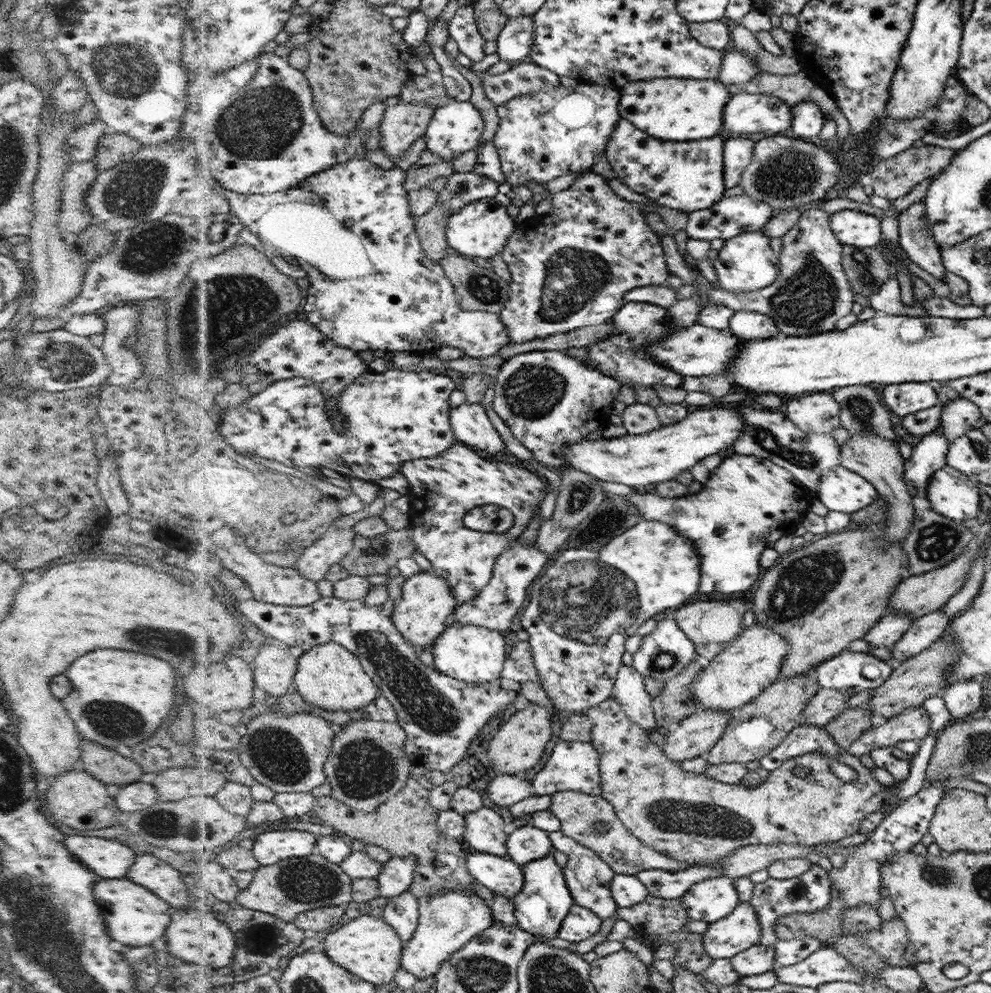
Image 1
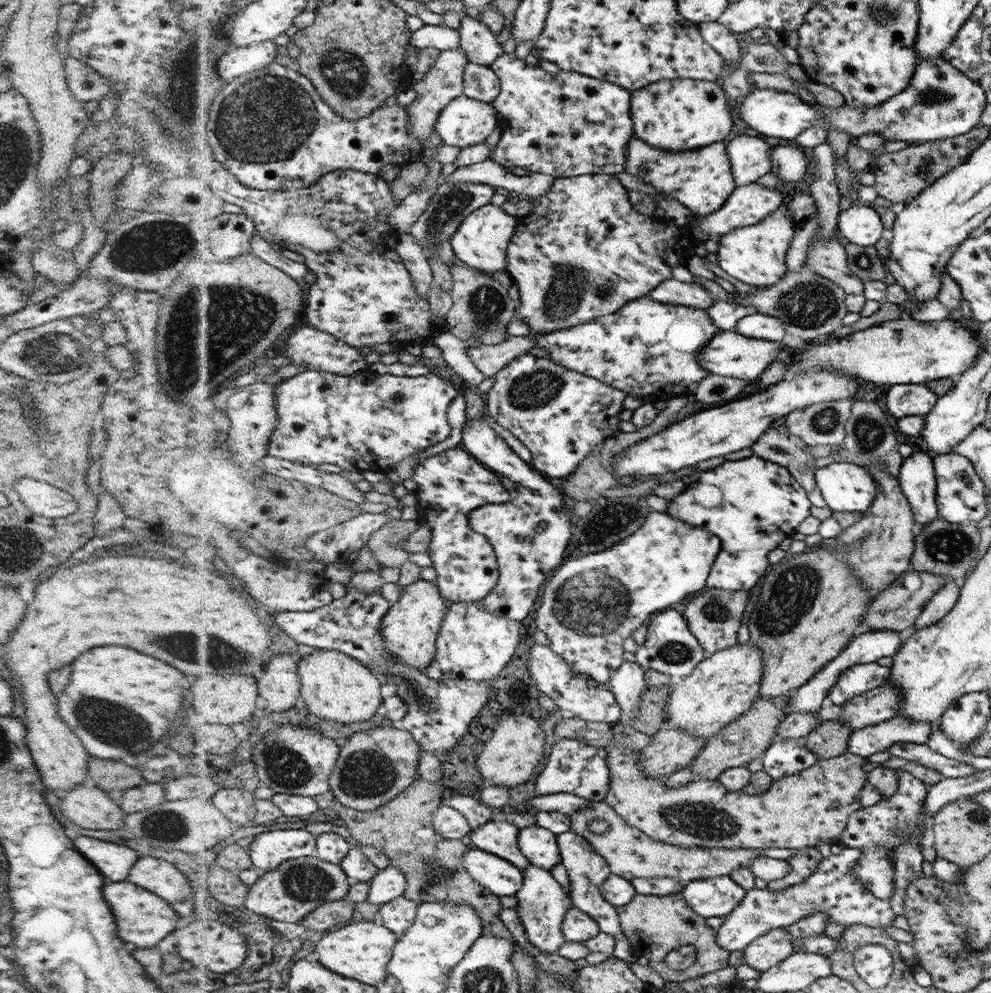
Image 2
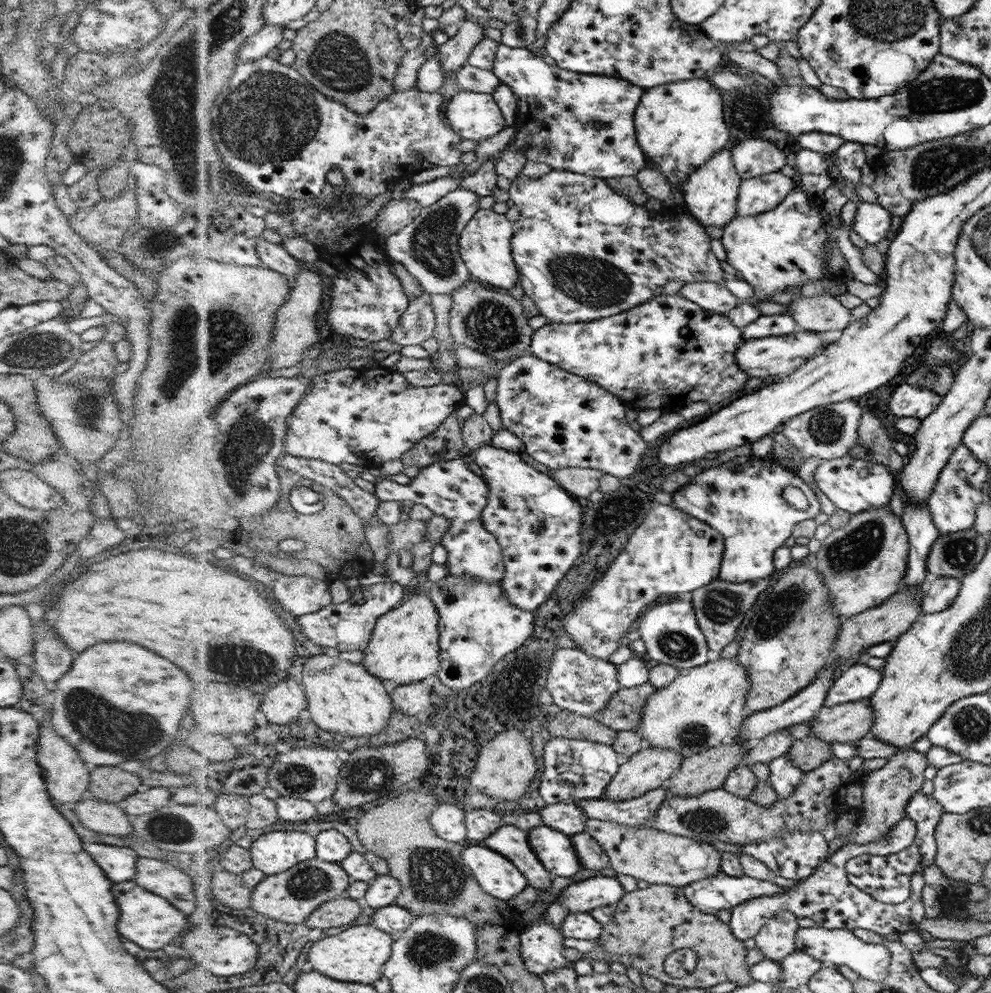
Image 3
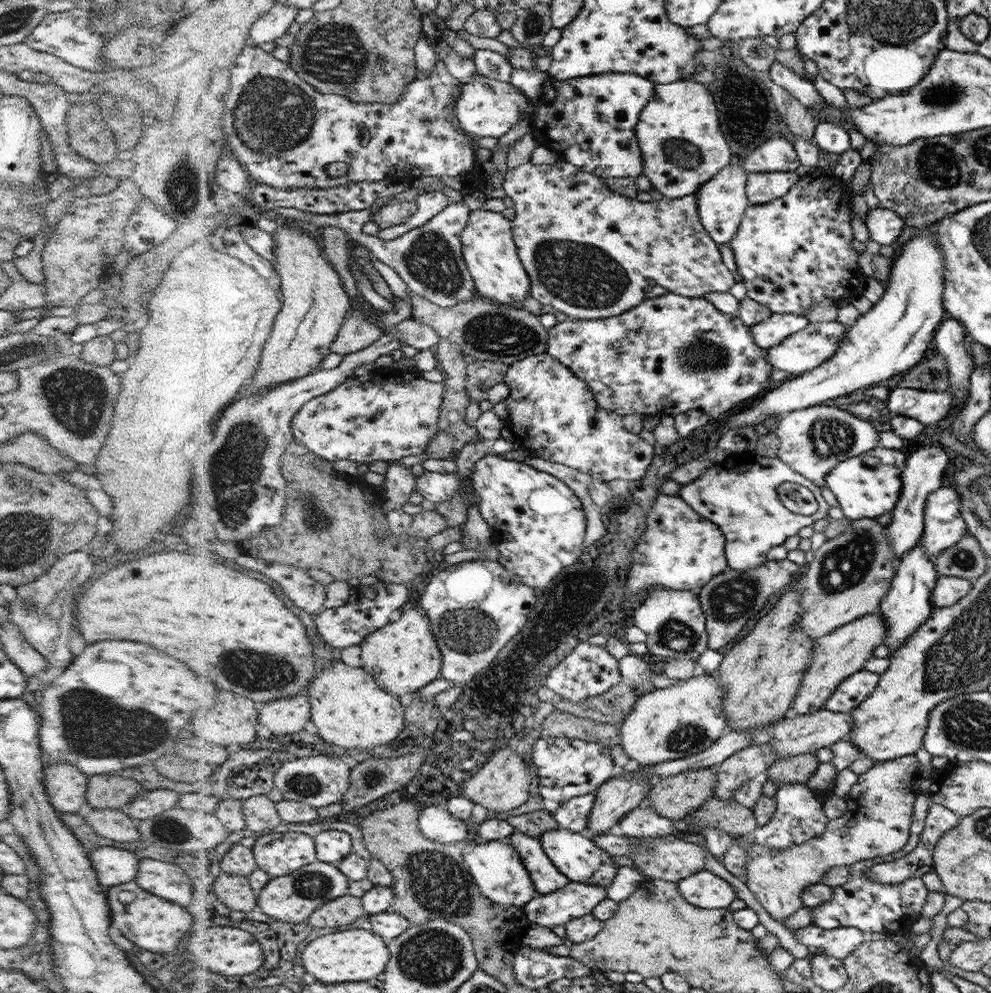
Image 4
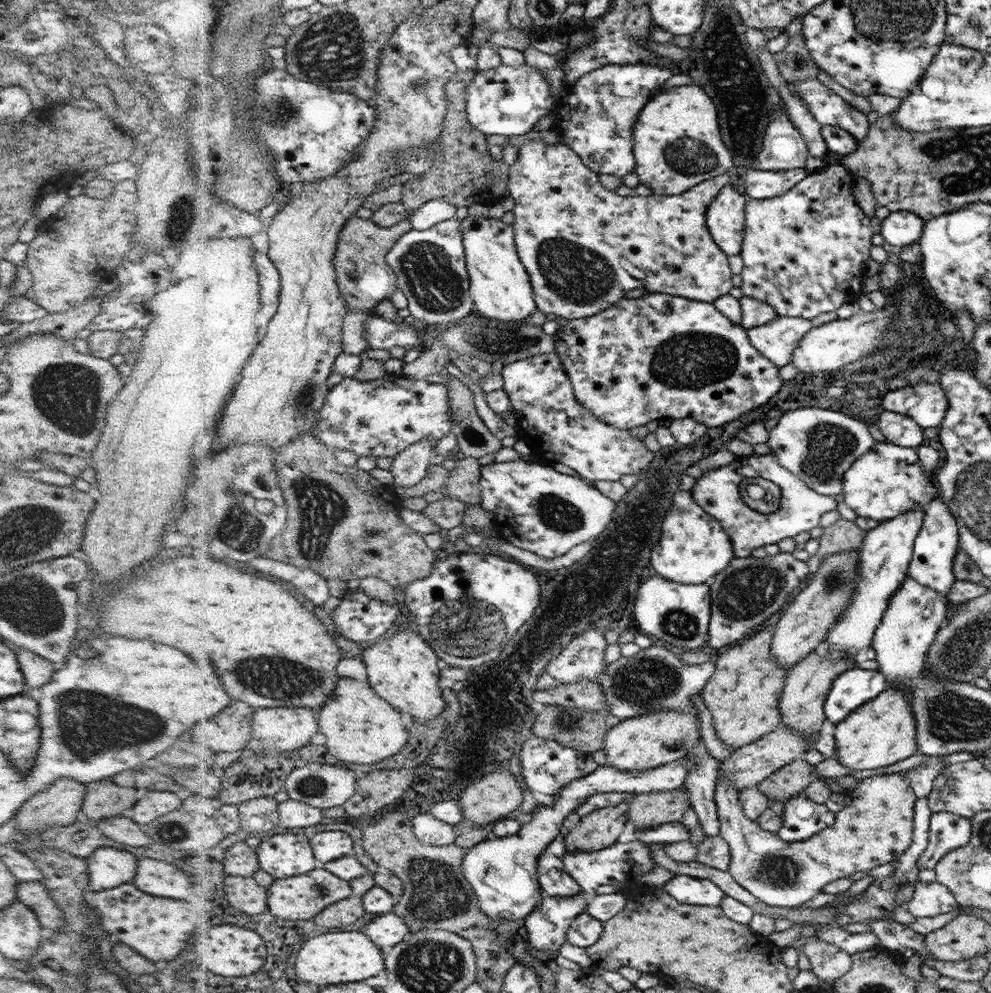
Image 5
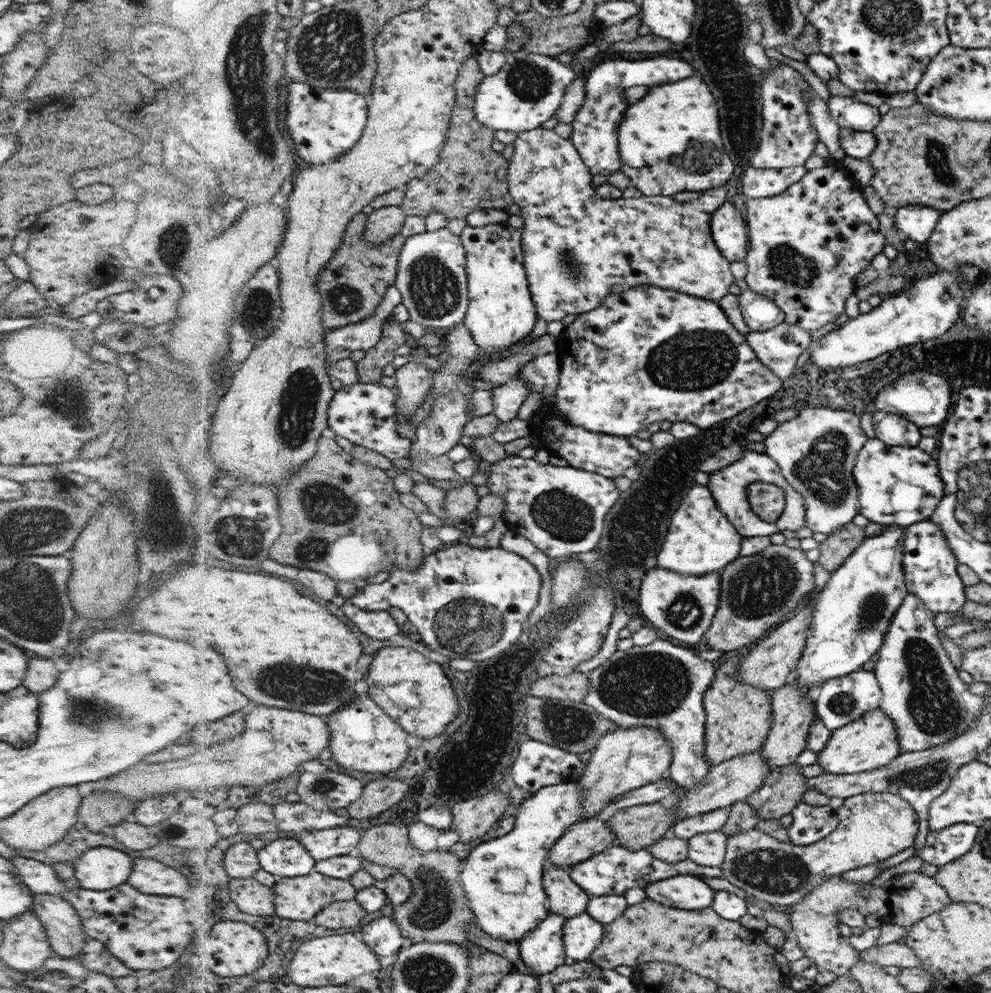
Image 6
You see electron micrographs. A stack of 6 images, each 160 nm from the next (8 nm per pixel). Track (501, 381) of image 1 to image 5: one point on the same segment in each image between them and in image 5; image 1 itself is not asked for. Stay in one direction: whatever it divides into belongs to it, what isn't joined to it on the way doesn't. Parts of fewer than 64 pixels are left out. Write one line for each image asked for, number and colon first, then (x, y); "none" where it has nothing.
2: (560, 415)
3: (564, 420)
4: (554, 415)
5: (555, 427)

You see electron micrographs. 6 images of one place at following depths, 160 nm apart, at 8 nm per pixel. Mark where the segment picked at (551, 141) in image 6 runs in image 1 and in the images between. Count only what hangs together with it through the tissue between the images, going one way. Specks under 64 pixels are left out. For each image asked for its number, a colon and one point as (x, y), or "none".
1: (571, 271)
2: (584, 253)
3: (584, 252)
4: (589, 252)
5: (583, 246)

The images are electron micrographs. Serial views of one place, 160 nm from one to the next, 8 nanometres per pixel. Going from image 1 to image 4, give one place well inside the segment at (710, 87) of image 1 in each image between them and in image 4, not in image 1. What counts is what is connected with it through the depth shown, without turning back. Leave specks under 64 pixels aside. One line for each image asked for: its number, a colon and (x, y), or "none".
2: (685, 114)
3: (680, 125)
4: (679, 134)

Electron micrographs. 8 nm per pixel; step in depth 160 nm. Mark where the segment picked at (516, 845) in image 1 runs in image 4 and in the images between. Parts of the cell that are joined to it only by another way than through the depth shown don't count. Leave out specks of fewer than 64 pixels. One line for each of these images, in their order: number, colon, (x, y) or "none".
2: (539, 845)
3: (555, 849)
4: (574, 854)

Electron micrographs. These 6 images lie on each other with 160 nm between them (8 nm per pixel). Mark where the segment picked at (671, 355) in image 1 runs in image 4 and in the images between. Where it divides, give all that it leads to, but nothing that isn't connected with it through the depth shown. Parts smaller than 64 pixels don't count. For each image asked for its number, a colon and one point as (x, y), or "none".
2: (730, 354)
3: (762, 357)
4: (806, 350)

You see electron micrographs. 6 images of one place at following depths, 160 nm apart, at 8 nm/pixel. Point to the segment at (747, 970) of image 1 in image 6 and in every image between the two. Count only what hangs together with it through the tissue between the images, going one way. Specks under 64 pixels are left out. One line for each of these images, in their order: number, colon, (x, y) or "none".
2: (767, 951)
3: (777, 939)
4: (878, 822)
5: (875, 827)
6: (873, 827)

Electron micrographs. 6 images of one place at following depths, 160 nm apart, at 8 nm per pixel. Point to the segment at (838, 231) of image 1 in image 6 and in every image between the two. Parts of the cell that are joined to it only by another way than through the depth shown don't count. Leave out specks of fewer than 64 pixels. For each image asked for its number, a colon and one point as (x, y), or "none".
2: (860, 225)
3: (871, 222)
4: (884, 225)
5: (900, 228)
6: (918, 222)

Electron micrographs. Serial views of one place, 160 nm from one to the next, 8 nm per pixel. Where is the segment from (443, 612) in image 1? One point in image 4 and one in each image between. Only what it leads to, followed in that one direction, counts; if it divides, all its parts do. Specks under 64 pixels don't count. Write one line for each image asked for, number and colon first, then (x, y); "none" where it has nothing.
2: (412, 627)
3: (406, 648)
4: (405, 656)

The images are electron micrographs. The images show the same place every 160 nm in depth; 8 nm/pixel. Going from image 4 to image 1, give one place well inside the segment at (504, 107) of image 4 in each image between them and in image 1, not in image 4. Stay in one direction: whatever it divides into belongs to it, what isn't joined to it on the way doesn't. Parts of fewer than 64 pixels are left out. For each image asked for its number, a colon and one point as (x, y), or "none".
1: (457, 127)
2: (465, 121)
3: (474, 116)

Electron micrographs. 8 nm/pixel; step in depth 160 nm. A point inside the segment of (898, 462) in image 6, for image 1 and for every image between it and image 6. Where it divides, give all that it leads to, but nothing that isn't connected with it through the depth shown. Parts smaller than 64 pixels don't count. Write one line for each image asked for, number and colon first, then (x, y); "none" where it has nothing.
1: (841, 490)
2: (846, 487)
3: (854, 485)
4: (868, 486)
5: (889, 480)

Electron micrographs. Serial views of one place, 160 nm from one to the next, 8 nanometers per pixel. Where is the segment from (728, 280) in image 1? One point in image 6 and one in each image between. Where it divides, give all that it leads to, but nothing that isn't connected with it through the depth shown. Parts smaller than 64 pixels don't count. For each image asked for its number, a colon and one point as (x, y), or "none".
2: (755, 255)
3: (786, 246)
4: (793, 252)
5: (803, 252)
6: (807, 244)

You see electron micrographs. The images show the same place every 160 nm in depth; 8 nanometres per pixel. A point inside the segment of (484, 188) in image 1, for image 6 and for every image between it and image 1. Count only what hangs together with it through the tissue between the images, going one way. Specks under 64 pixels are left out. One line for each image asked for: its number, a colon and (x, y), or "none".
2: (435, 230)
3: (430, 247)
4: (430, 259)
5: (431, 264)
6: (433, 278)

